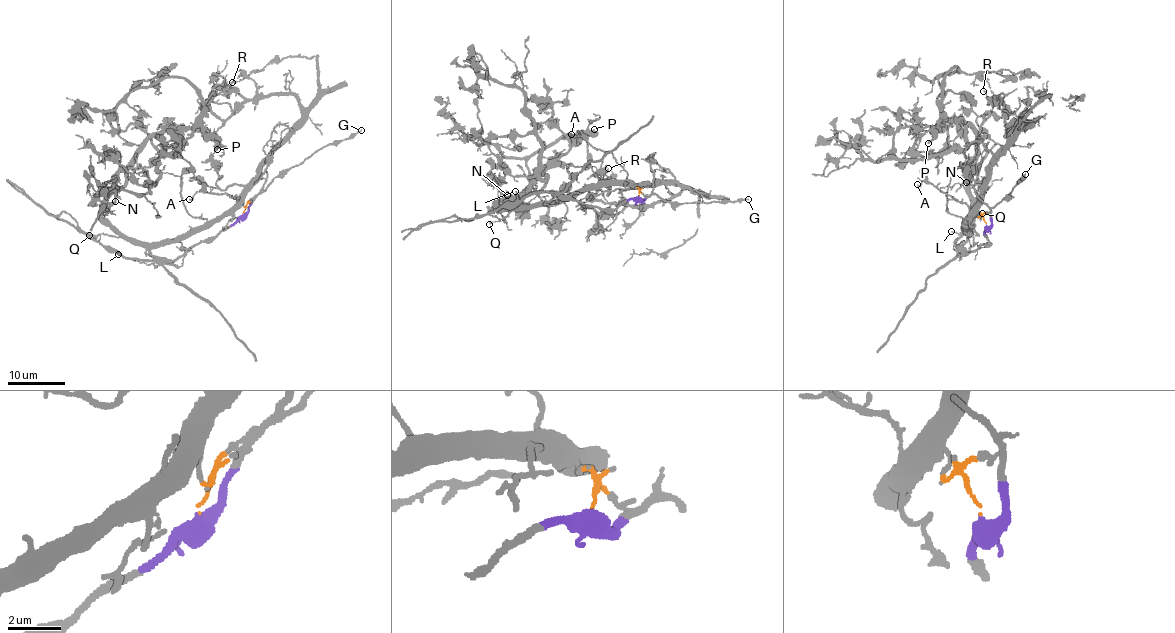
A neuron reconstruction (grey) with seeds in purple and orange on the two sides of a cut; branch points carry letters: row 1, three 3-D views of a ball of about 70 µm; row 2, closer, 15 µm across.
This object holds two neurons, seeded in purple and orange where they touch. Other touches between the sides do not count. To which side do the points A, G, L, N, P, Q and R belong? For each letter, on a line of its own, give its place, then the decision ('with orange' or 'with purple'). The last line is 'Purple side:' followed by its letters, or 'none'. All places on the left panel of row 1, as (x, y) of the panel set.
A: (189, 199) | with orange
G: (361, 130) | with purple
L: (118, 254) | with purple
N: (115, 201) | with orange
P: (217, 149) | with orange
Q: (89, 235) | with orange
R: (232, 82) | with orange
Purple side: G, L

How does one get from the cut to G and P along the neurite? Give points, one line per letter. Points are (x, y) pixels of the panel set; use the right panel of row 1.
G: (985, 225), (990, 224), (991, 208), (1009, 196), (1025, 174)
P: (985, 223), (977, 211), (965, 226), (972, 233), (969, 184), (977, 131), (964, 121), (942, 119), (928, 143)

